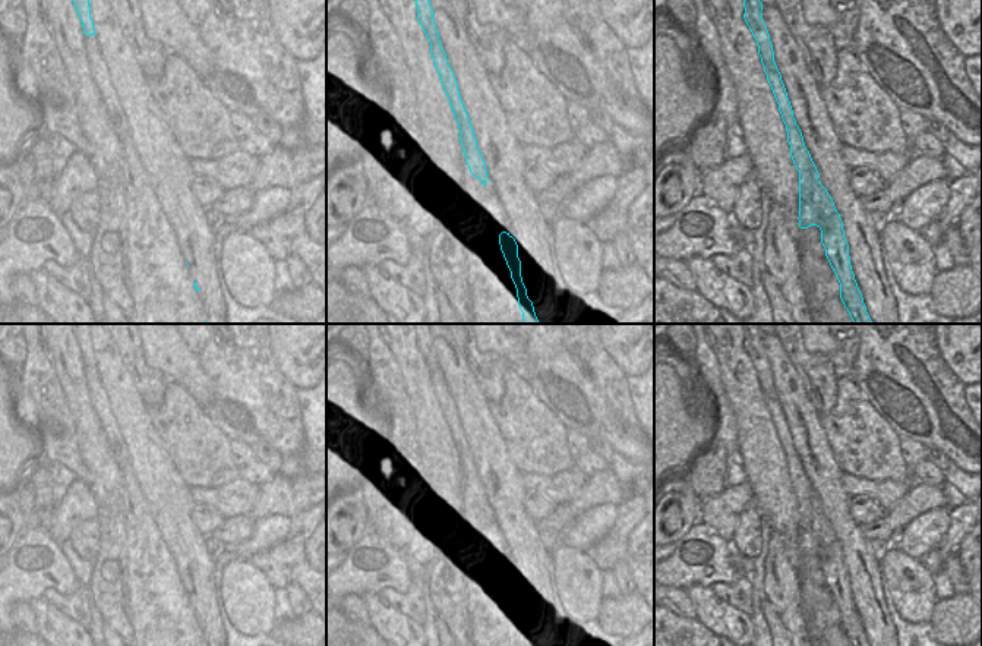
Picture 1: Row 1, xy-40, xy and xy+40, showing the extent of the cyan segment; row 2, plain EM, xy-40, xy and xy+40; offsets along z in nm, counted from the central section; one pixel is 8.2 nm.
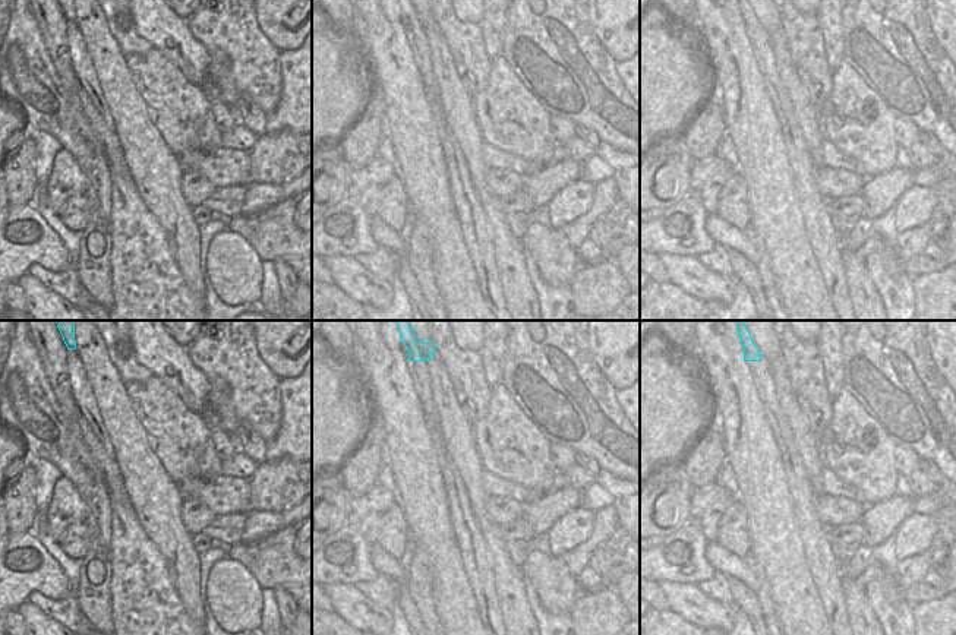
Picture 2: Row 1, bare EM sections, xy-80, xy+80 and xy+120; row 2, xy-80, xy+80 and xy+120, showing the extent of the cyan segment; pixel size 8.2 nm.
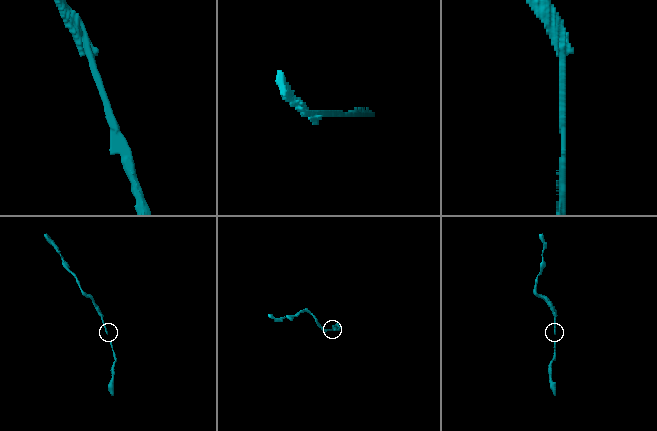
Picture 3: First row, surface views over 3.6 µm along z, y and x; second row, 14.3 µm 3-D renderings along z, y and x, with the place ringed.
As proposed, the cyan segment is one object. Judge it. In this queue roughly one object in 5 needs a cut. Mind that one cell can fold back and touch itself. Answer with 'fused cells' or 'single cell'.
single cell

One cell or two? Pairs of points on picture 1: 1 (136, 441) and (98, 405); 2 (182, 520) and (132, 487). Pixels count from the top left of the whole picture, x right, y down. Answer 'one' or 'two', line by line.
1: two
2: two

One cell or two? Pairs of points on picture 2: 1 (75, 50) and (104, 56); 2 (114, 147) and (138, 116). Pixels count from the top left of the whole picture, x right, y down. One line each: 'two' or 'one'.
1: two
2: two

